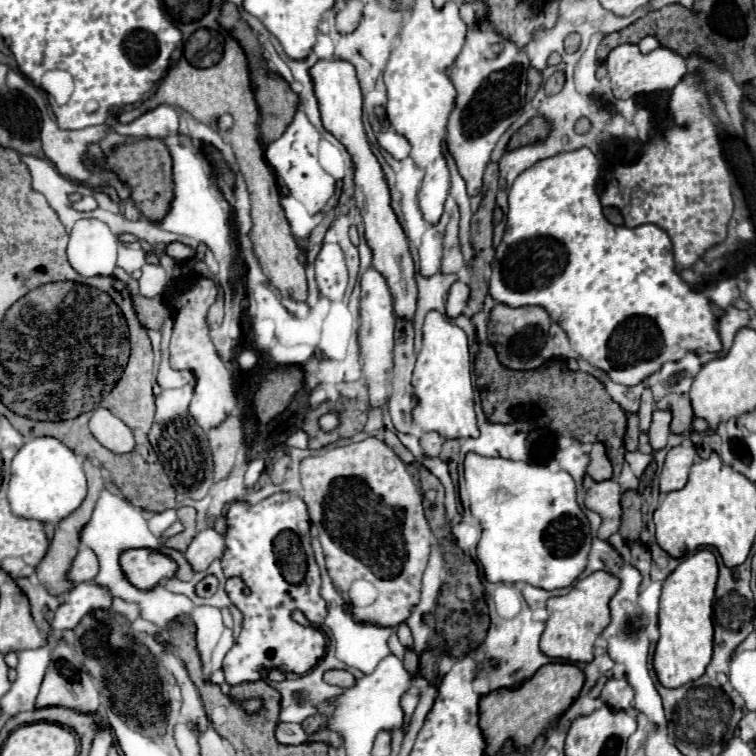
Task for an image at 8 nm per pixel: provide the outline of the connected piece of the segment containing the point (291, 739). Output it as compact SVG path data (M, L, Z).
M278 722L276 740L280 744L306 744L306 742L310 742L306 730L300 724L286 724L286 722Z

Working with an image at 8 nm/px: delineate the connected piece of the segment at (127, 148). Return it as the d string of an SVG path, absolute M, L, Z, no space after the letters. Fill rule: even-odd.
M136 138L130 144L114 146L112 154L106 156L104 168L118 174L118 178L130 186L130 196L140 210L140 214L158 224L170 210L170 198L174 198L174 182L172 182L172 158L168 146L162 138Z

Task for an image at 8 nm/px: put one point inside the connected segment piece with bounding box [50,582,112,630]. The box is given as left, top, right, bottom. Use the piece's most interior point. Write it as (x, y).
(83, 598)

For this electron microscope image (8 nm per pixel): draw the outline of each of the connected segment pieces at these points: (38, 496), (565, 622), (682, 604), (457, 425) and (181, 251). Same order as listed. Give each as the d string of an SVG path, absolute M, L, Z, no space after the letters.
M56 438L28 440L12 460L12 478L8 502L18 518L34 518L42 524L58 524L70 516L86 496L86 478L82 470L84 458L76 456Z
M594 572L594 574L586 576L586 578L576 580L568 594L550 598L548 600L550 618L546 620L546 628L544 628L544 634L542 634L542 640L540 640L540 650L550 658L566 658L566 660L572 660L572 662L592 662L592 658L594 658L594 640L610 624L608 602L616 594L618 586L620 586L620 580L616 576L612 576L608 572Z
M698 550L686 556L678 568L664 580L660 596L660 640L654 652L654 670L666 688L678 688L698 680L713 654L712 622L714 586L718 578L716 556L710 550Z
M440 312L426 314L422 326L422 350L416 358L412 388L416 398L412 420L422 432L438 432L442 438L478 438L468 340L464 330Z
M172 242L172 244L168 244L166 254L180 260L180 258L192 258L194 256L194 250L188 248L188 246L184 246L184 244L180 244L180 242Z

